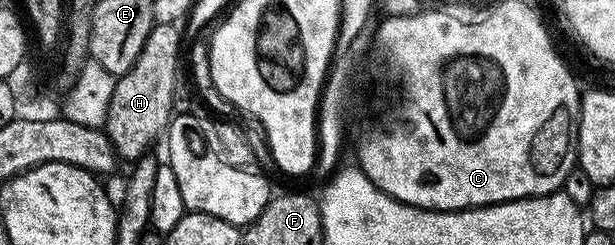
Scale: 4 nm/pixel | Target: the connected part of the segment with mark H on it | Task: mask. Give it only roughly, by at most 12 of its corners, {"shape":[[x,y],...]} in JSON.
{"shape":[[156,23],[115,82],[105,132],[148,156],[176,108],[178,24]]}

